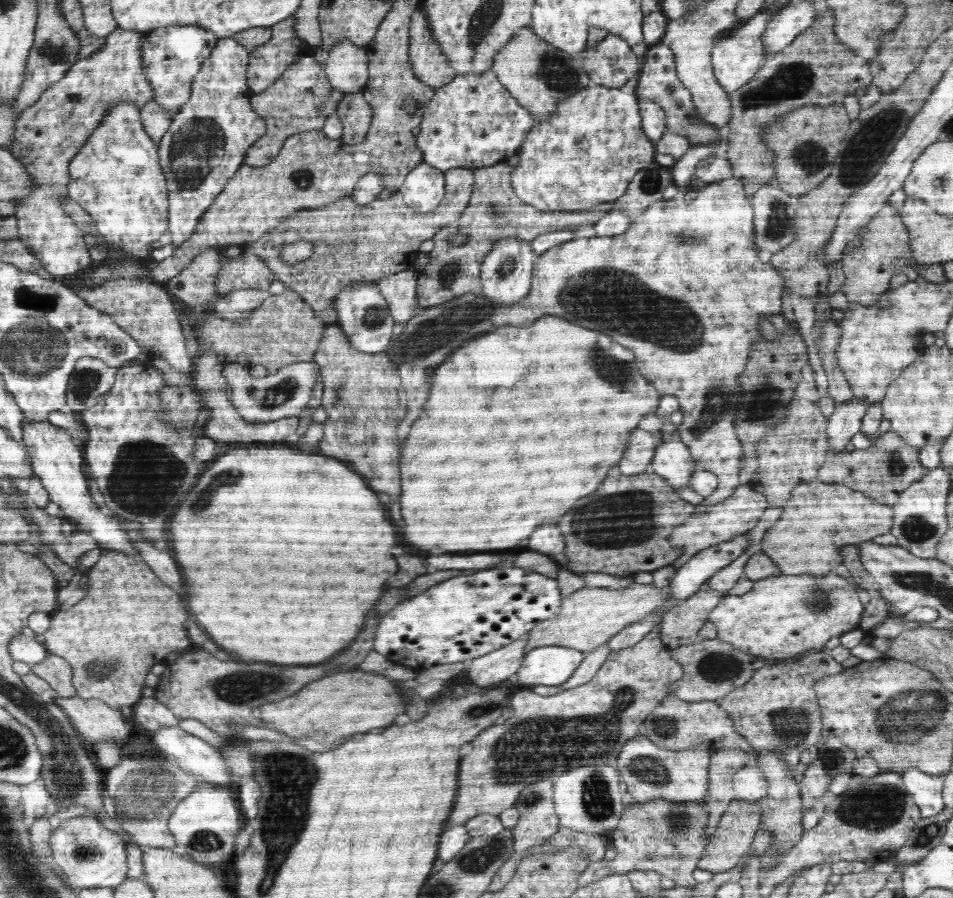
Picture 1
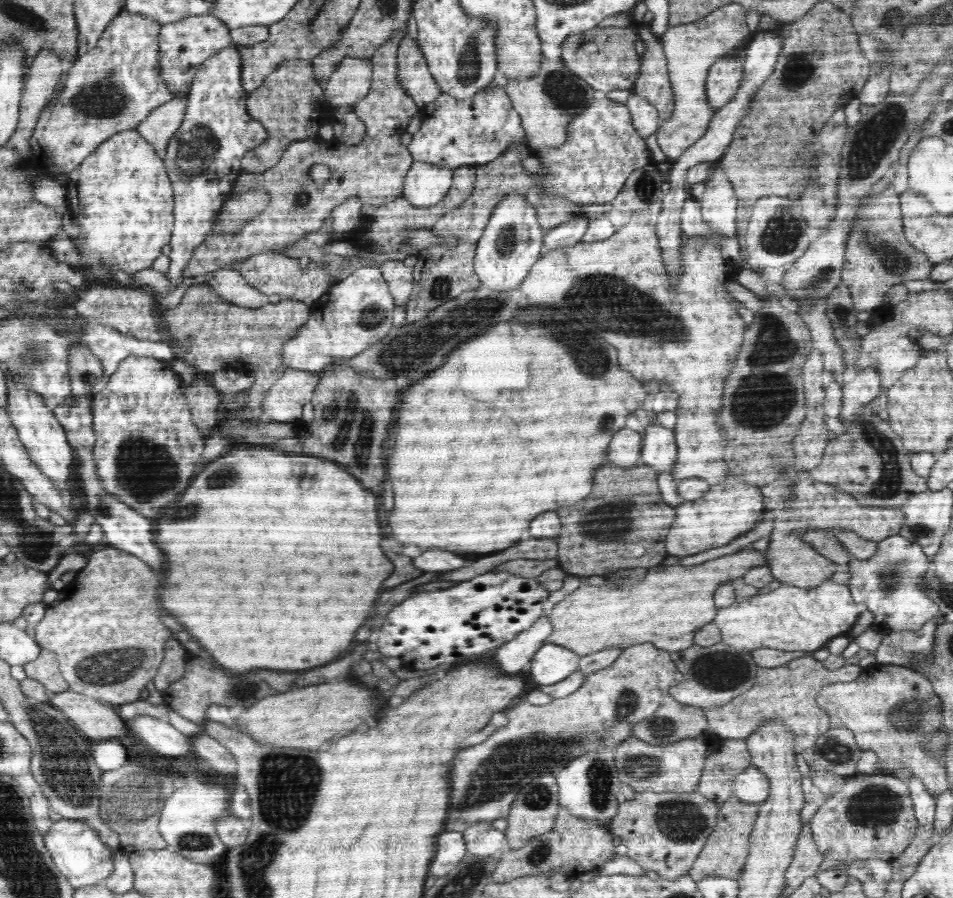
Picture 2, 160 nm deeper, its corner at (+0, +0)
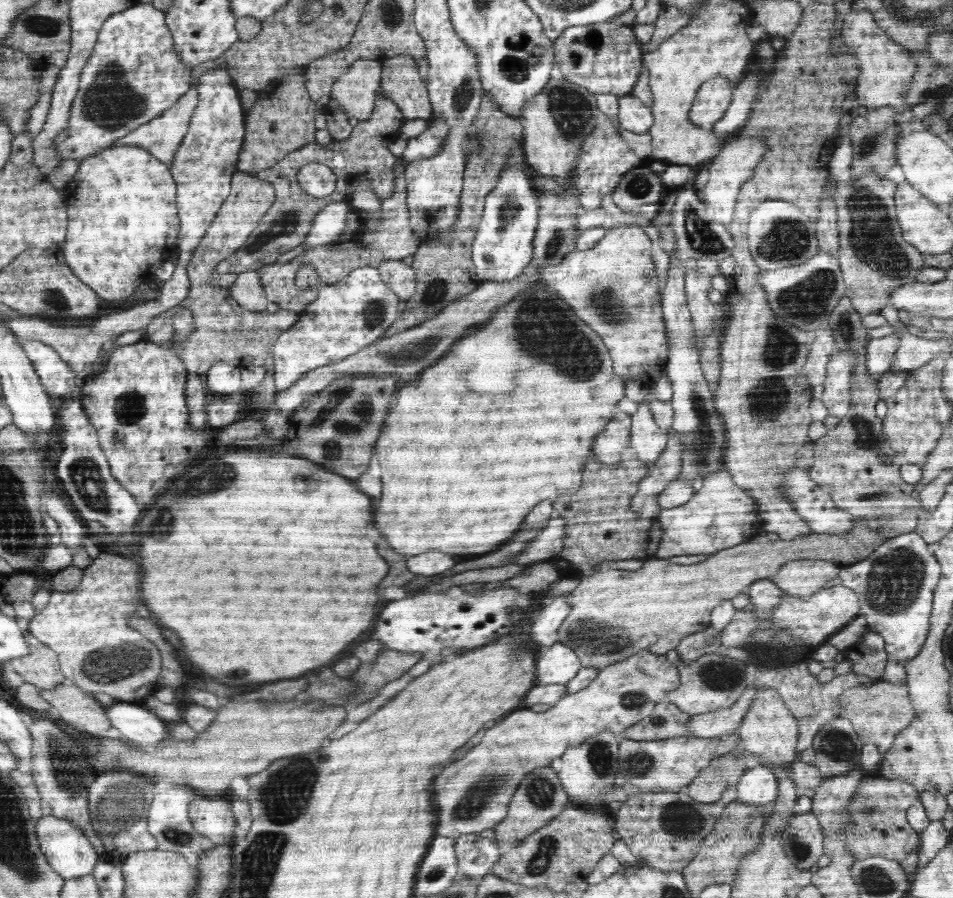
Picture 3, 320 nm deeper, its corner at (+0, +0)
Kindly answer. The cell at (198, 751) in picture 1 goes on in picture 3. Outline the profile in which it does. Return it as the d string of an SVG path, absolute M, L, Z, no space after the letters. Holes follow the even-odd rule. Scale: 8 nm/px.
M116 701L112 706L106 707L105 717L109 720L110 727L97 736L143 747L155 747L166 741L166 721L157 717L141 702L136 702L138 701Z

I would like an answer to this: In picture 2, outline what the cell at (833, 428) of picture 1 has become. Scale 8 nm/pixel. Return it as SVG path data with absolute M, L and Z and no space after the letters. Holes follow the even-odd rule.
M876 367L858 370L852 382L844 383L842 390L842 410L838 418L851 420L882 390L882 379Z

